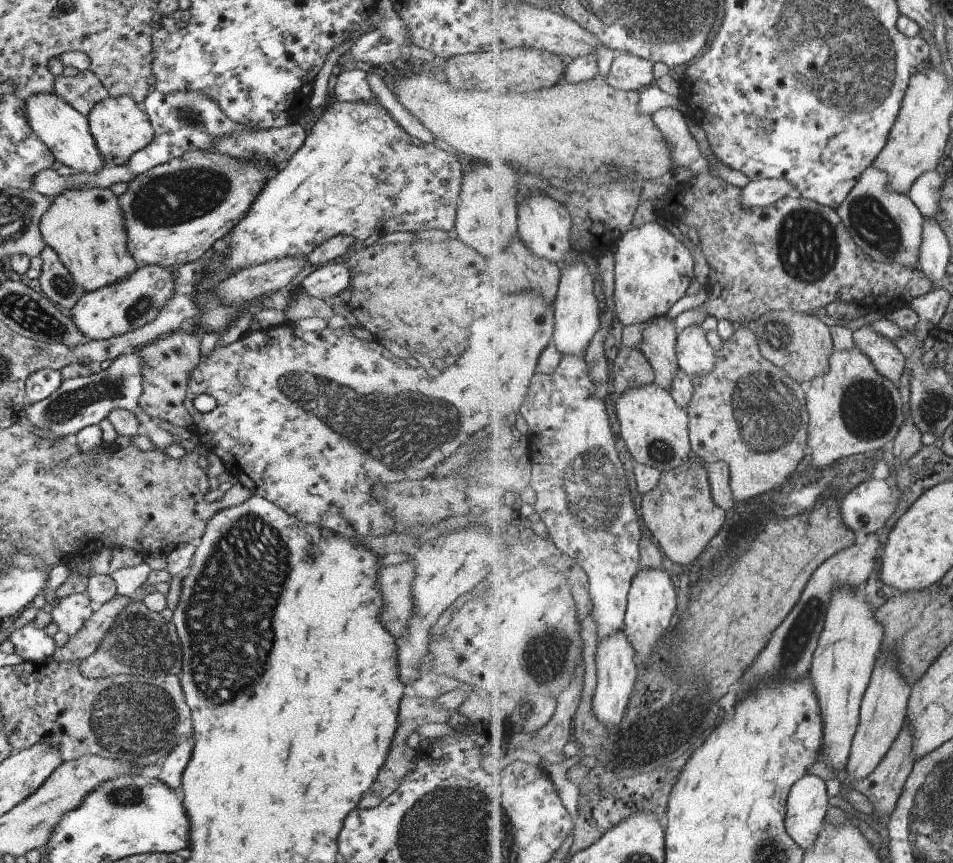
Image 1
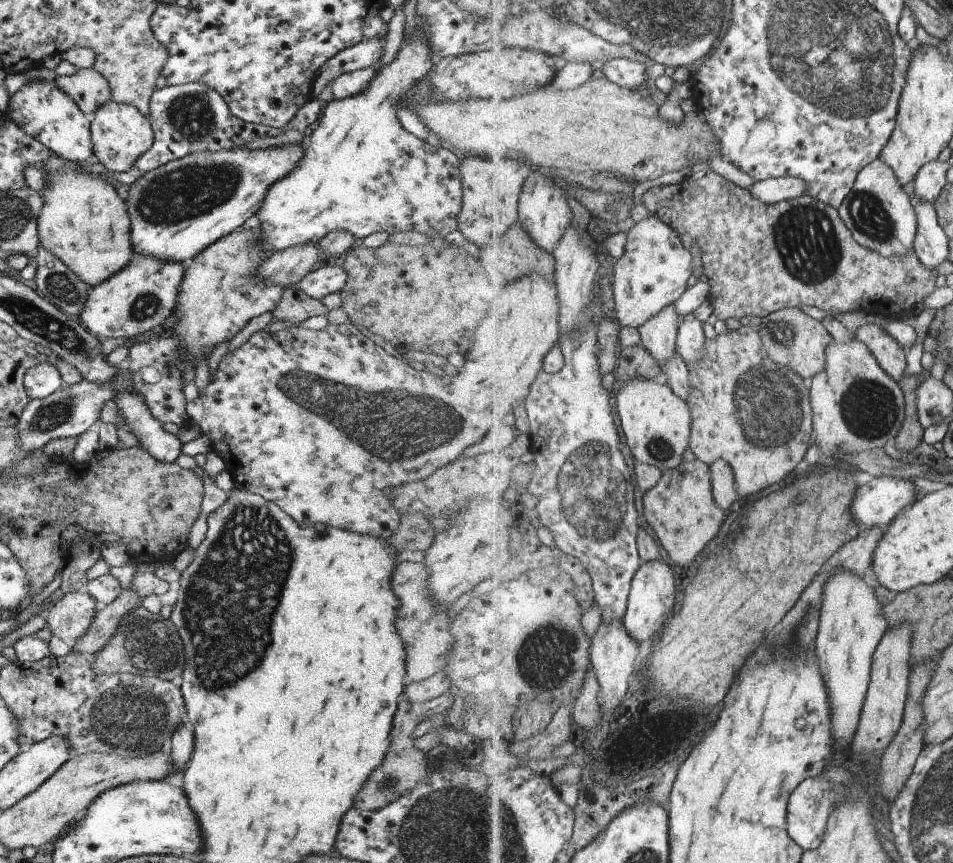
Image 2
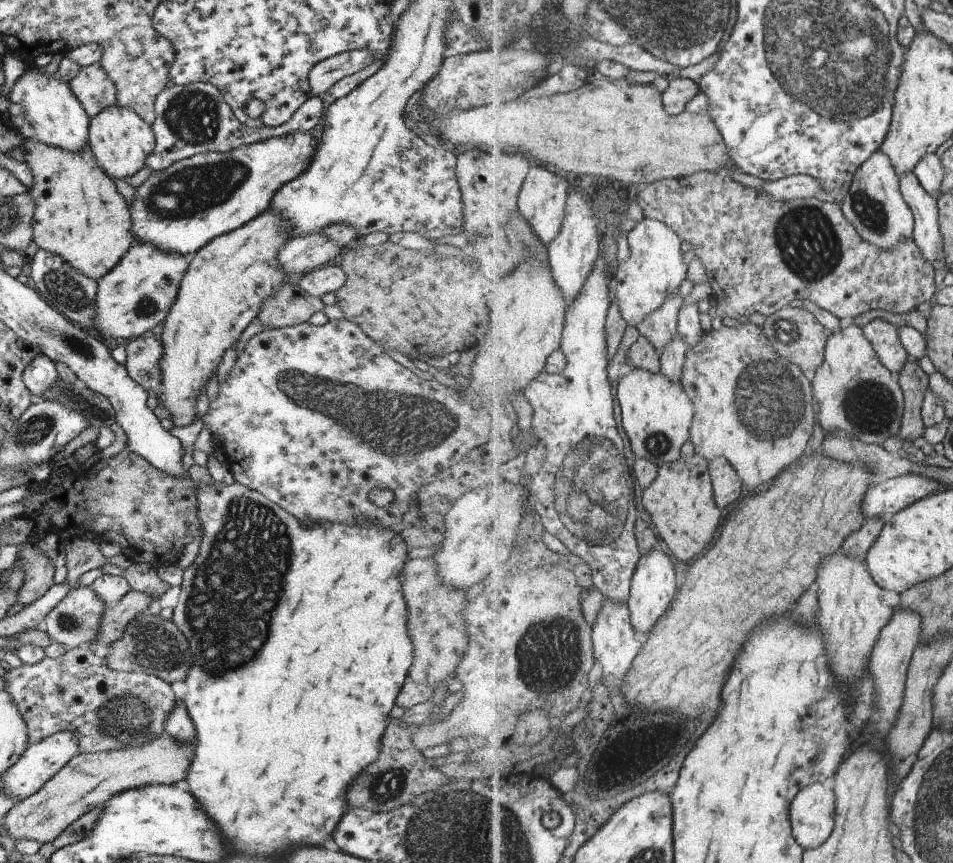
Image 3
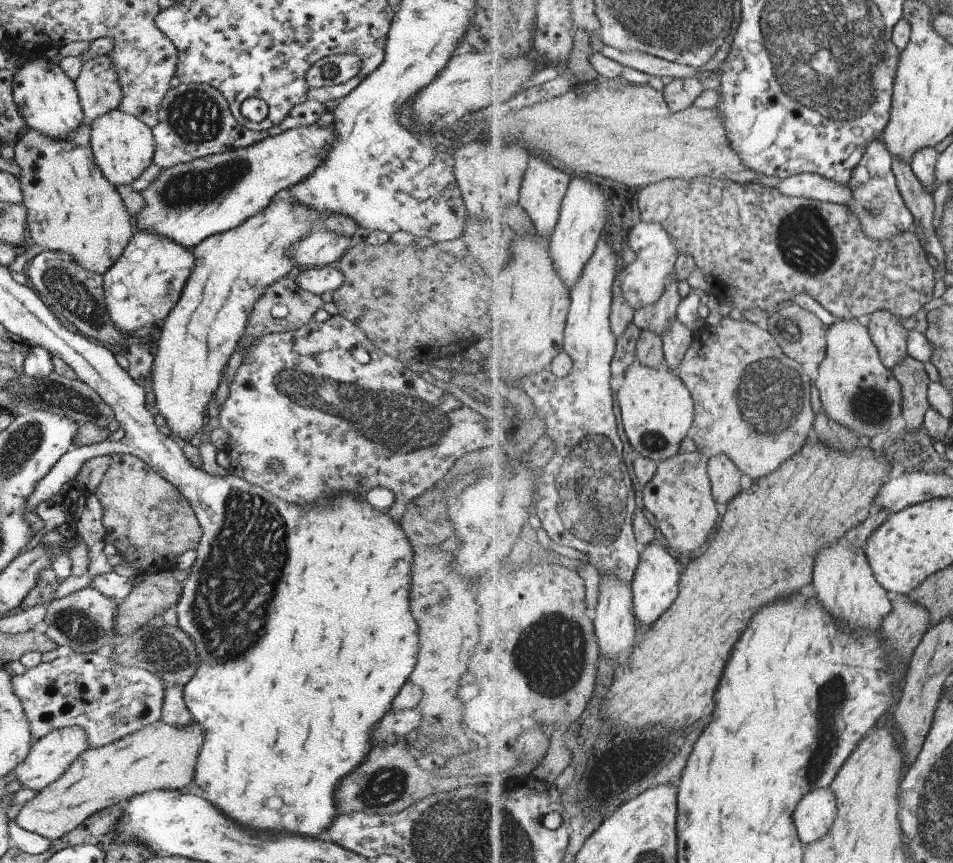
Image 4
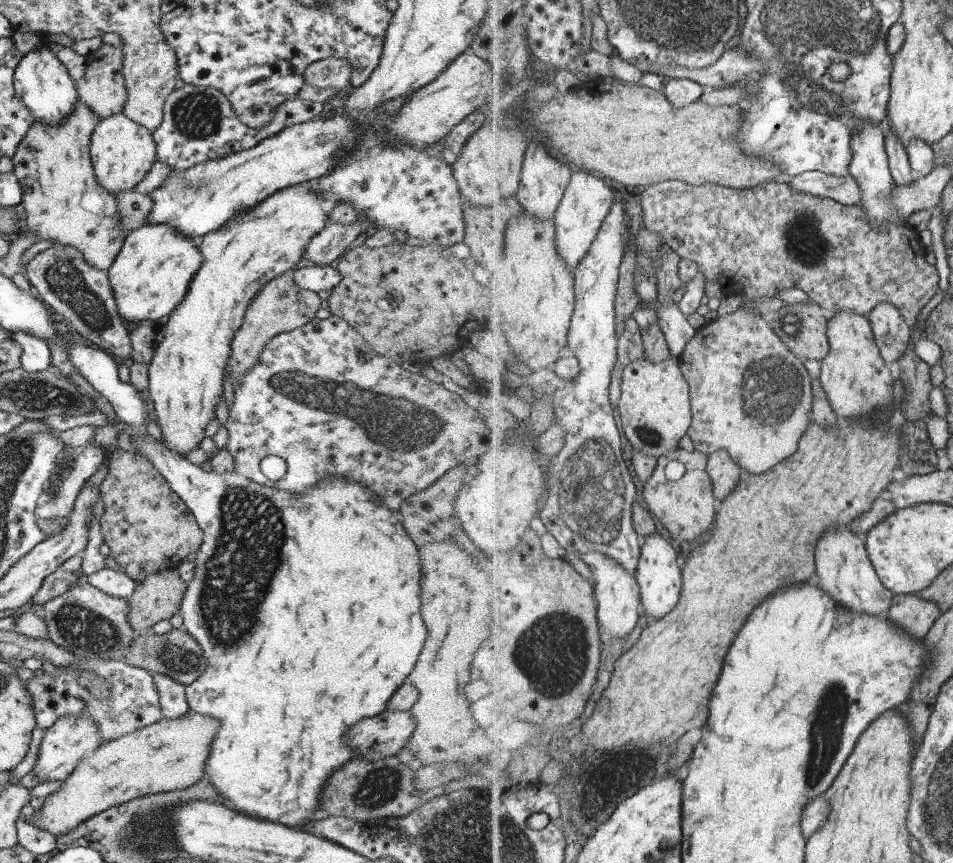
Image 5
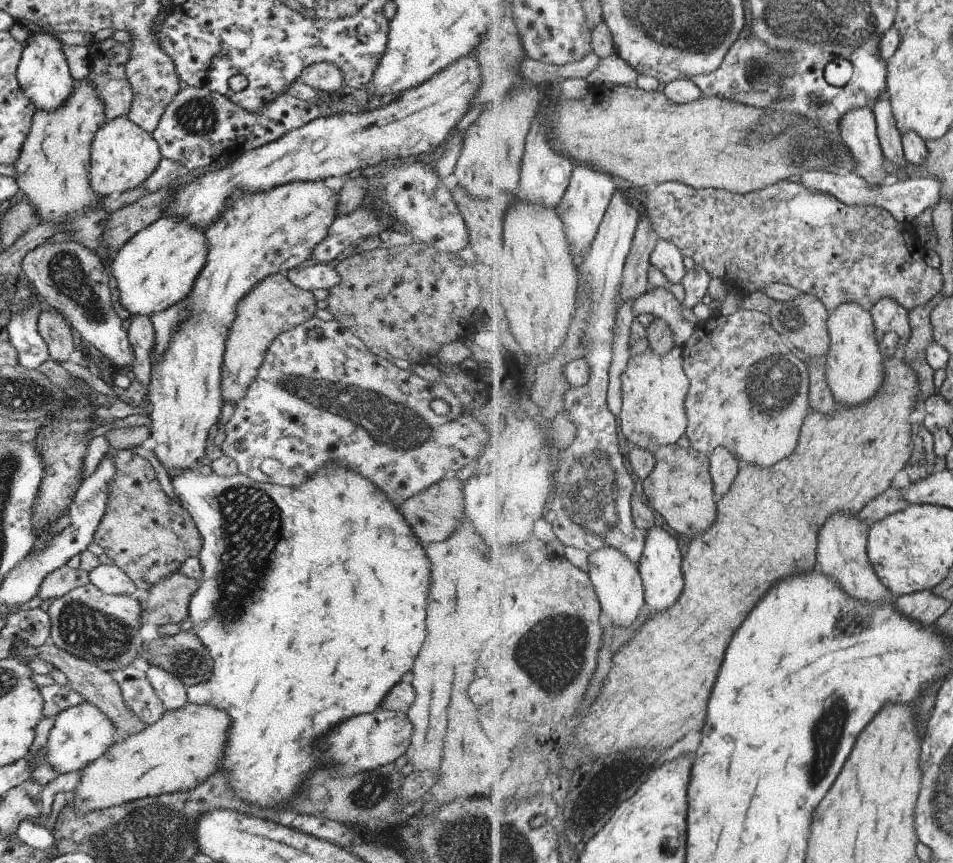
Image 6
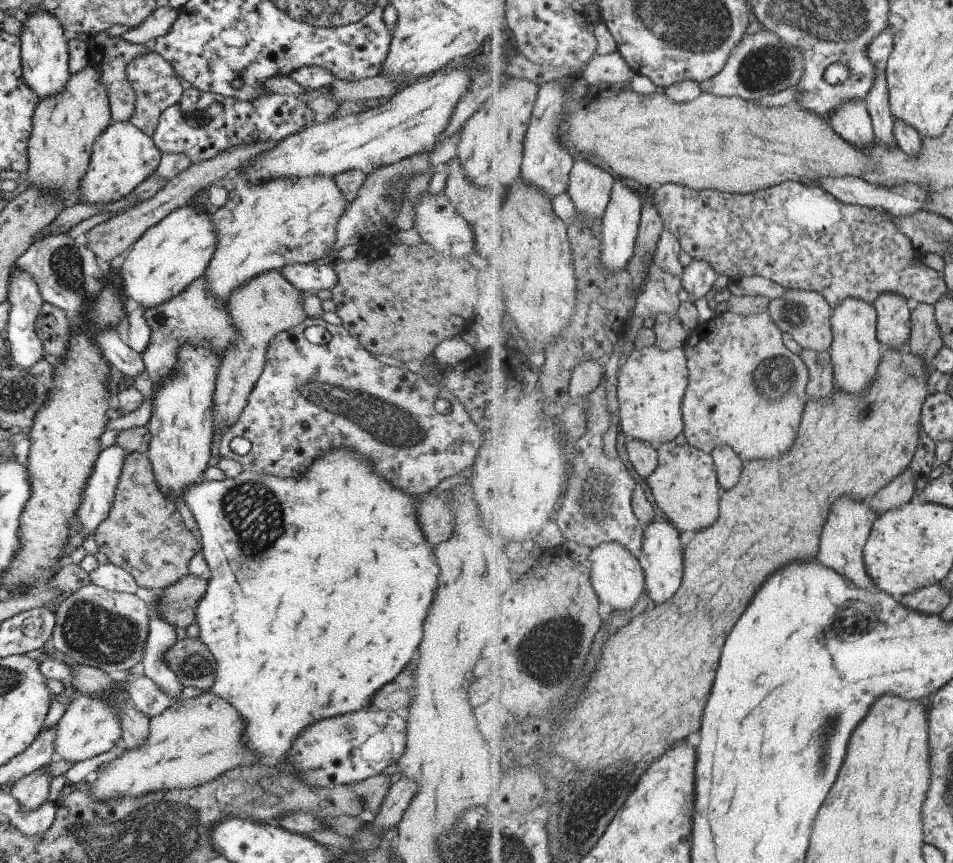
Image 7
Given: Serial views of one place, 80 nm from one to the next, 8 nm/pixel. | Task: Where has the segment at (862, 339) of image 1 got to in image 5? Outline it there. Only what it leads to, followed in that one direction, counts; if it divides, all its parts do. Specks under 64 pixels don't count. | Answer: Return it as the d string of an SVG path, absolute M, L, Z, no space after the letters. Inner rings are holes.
M888 302L878 303L870 312L869 319L882 357L893 367L909 349L913 335L911 323Z

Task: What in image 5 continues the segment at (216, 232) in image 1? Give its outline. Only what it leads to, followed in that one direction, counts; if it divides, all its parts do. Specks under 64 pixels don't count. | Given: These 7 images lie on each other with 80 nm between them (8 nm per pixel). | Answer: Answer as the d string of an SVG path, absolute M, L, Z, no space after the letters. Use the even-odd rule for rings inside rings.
M337 113L331 118L319 117L285 127L253 148L231 153L223 159L207 160L184 171L171 169L162 185L148 194L152 205L146 224L169 225L198 241L240 210L254 207L276 190L315 182L331 172L355 146L354 124L345 114Z

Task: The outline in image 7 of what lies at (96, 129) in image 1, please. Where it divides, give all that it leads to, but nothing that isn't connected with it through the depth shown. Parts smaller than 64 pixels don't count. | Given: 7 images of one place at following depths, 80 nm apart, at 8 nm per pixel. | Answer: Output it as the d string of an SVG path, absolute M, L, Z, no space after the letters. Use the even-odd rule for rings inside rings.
M129 121L111 122L92 144L87 168L78 184L79 202L107 204L127 196L137 184L155 172L160 153L151 137L137 130Z

